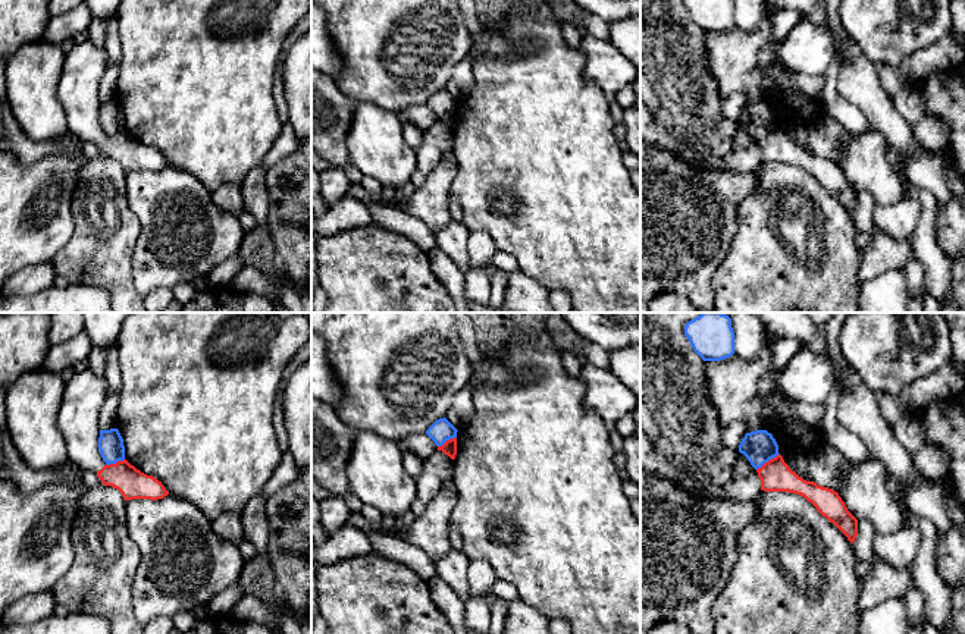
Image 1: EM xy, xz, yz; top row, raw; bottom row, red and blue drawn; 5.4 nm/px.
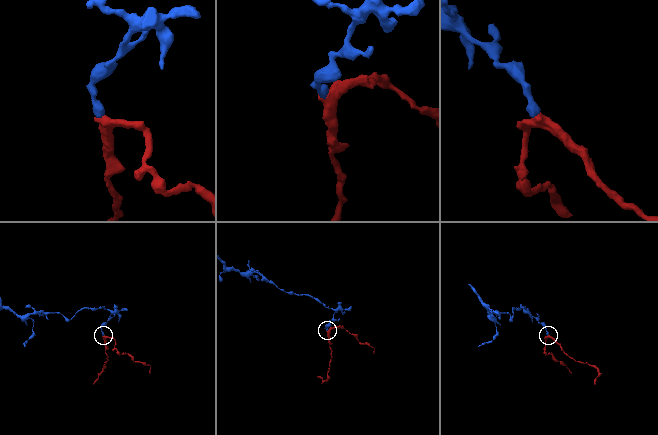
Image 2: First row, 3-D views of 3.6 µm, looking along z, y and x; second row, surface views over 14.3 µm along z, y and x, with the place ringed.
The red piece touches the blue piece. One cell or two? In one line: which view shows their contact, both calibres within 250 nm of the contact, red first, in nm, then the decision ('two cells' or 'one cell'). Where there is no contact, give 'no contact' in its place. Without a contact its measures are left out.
yz | 170/180 nm | two cells

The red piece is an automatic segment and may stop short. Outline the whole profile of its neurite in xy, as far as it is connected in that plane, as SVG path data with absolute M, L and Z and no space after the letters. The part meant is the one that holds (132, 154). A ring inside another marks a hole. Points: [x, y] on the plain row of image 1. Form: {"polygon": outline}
{"polygon": "M93 41L75 43L65 54L57 100L65 112L69 132L97 145L104 157L118 160L125 172L157 172L169 166L162 153L147 147L126 131L107 136L98 122L98 87L106 68L107 51Z"}

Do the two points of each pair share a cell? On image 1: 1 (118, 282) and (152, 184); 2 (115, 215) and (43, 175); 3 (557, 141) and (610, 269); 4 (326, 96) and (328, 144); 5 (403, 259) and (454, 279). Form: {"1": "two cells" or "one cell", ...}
{"1": "two cells", "2": "two cells", "3": "one cell", "4": "one cell", "5": "two cells"}

